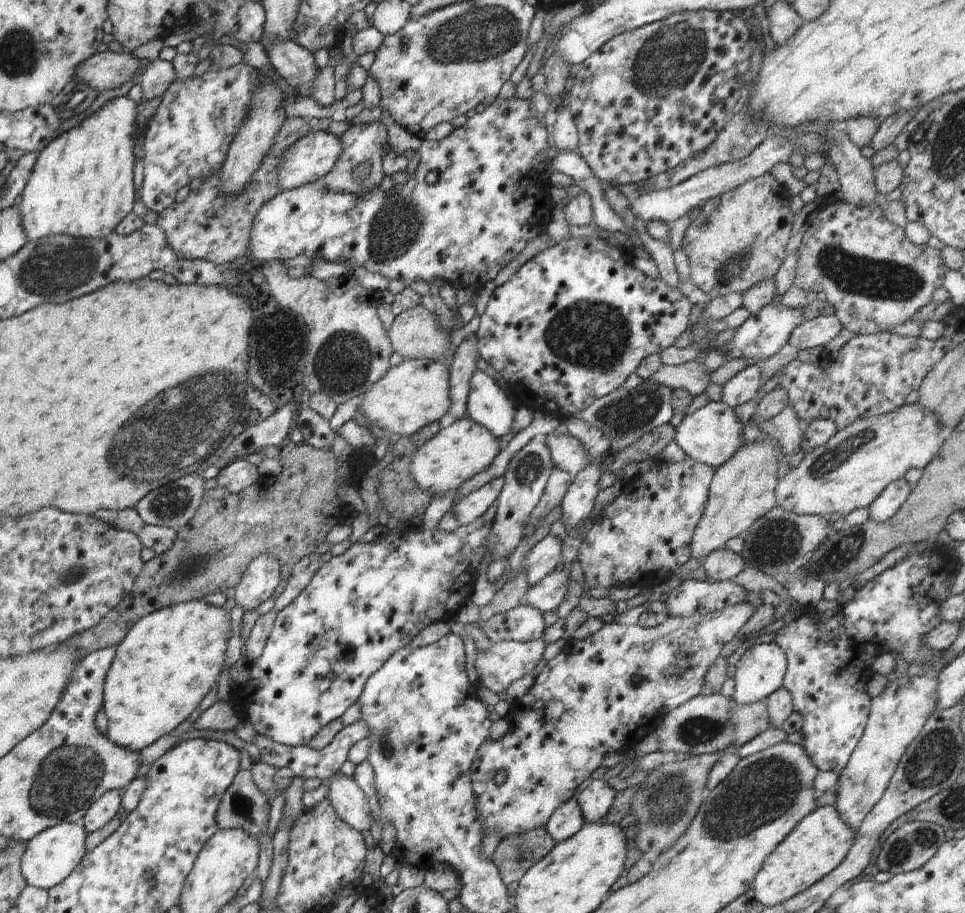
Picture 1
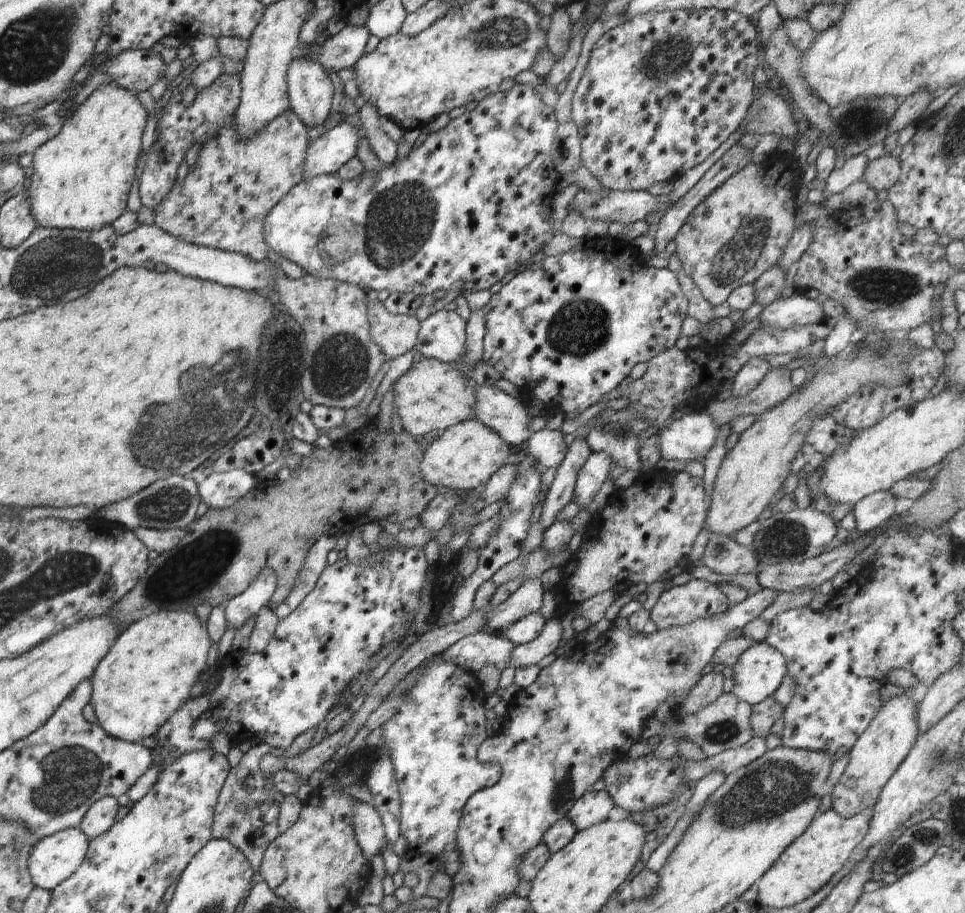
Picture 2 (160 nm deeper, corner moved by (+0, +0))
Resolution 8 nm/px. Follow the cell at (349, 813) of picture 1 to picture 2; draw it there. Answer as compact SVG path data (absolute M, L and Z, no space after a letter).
M355 800L354 808L354 834L360 850L370 862L370 858L380 853L385 843L384 825L378 811L370 804Z

